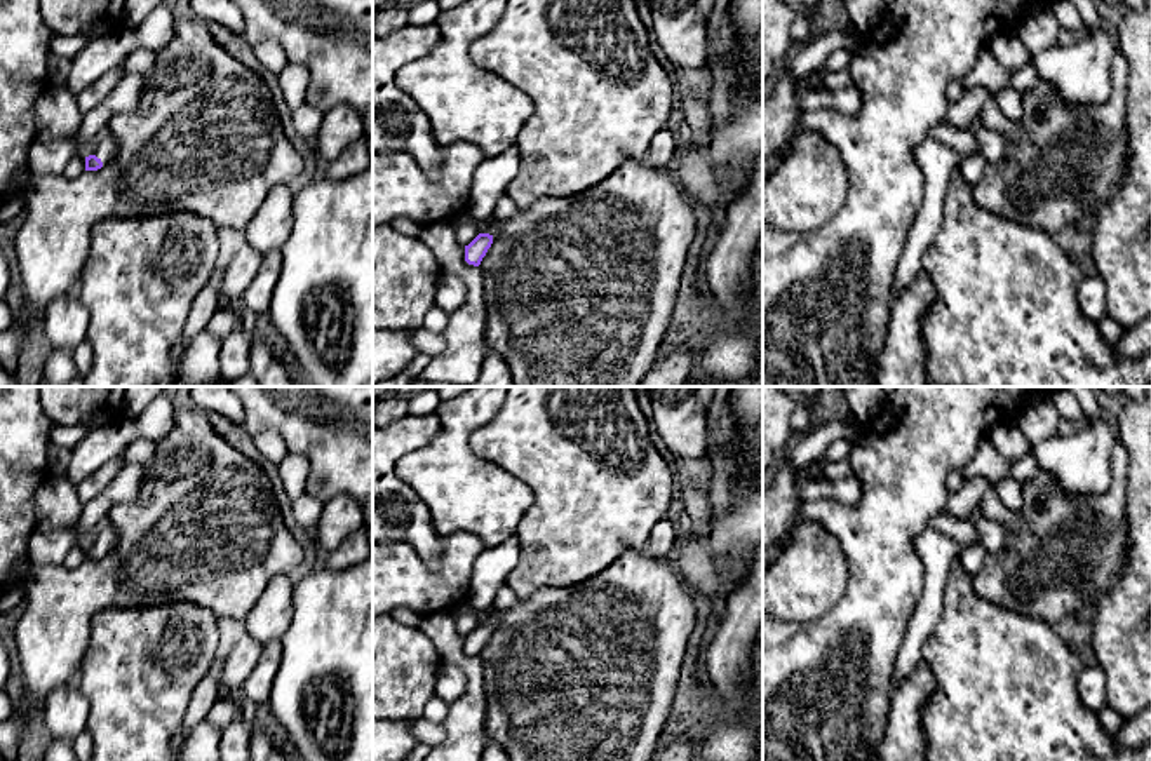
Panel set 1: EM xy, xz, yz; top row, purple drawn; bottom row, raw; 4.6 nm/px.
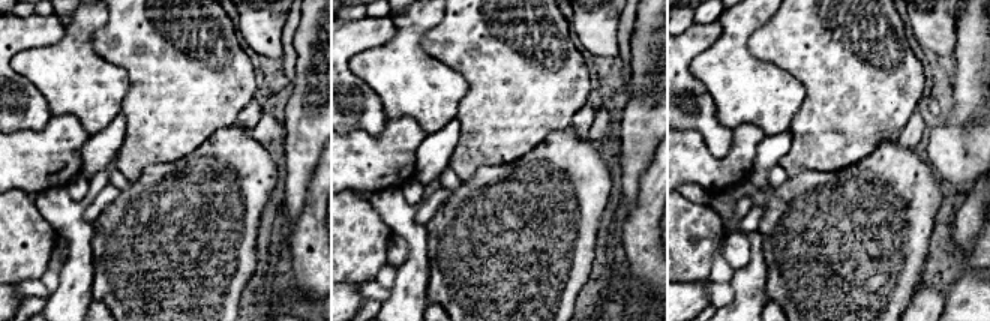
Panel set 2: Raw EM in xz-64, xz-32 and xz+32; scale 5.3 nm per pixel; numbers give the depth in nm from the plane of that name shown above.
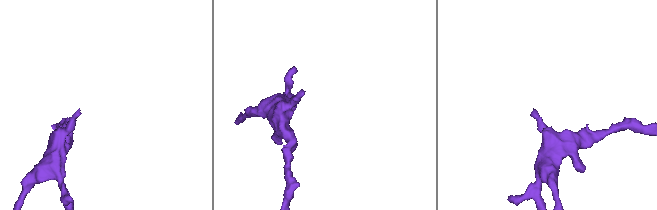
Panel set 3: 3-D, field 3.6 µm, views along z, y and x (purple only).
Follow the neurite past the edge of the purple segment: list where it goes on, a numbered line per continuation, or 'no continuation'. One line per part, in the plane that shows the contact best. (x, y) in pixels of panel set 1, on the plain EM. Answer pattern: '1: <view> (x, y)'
1: xy (107, 538)

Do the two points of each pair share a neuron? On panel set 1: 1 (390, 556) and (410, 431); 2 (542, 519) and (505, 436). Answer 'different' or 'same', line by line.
1: different
2: same

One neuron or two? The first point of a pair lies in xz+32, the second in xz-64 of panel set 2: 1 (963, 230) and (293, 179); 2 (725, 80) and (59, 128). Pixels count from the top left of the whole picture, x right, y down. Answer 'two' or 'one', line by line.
1: two
2: two

